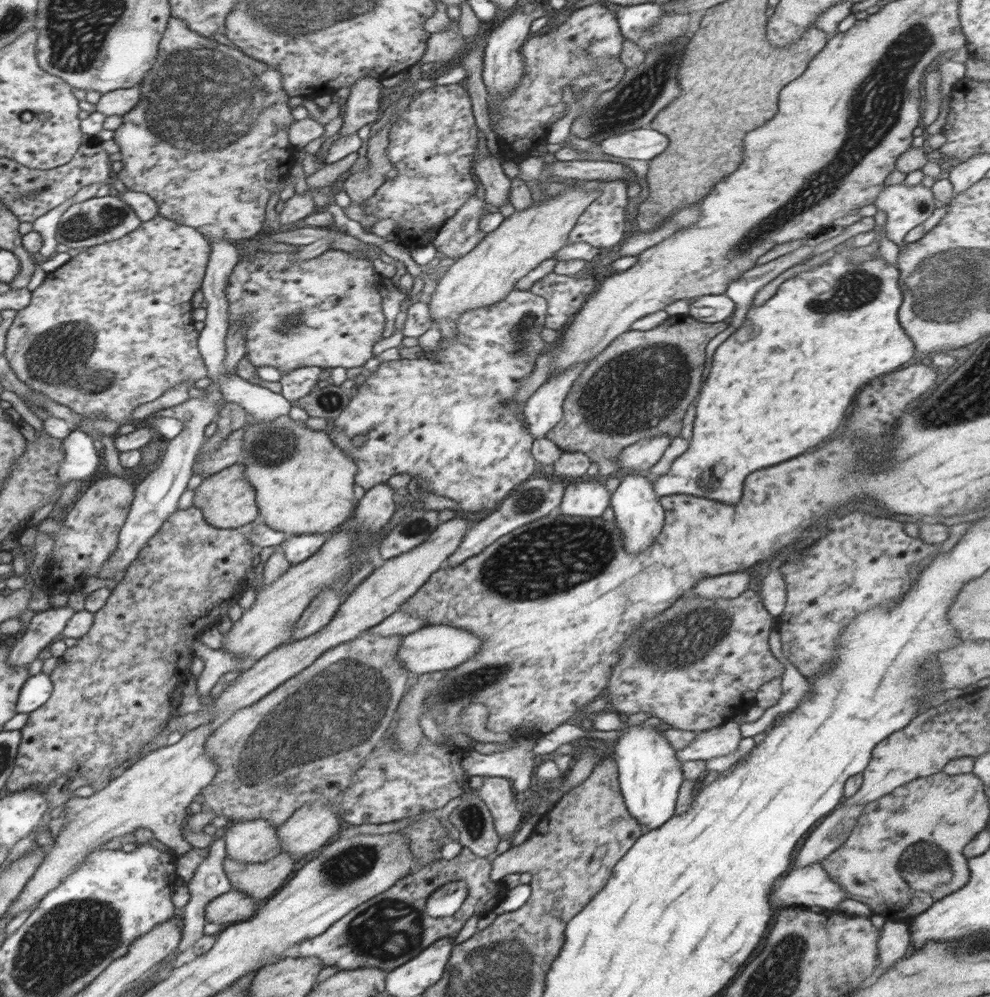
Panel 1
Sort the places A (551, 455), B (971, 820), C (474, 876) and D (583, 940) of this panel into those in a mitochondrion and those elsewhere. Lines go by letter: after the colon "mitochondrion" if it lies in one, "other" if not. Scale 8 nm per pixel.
A: other
B: other
C: other
D: other

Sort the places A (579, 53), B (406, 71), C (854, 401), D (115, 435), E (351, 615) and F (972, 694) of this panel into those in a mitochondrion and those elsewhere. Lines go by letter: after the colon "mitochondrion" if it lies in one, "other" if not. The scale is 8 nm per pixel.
A: mitochondrion
B: other
C: other
D: other
E: other
F: other

